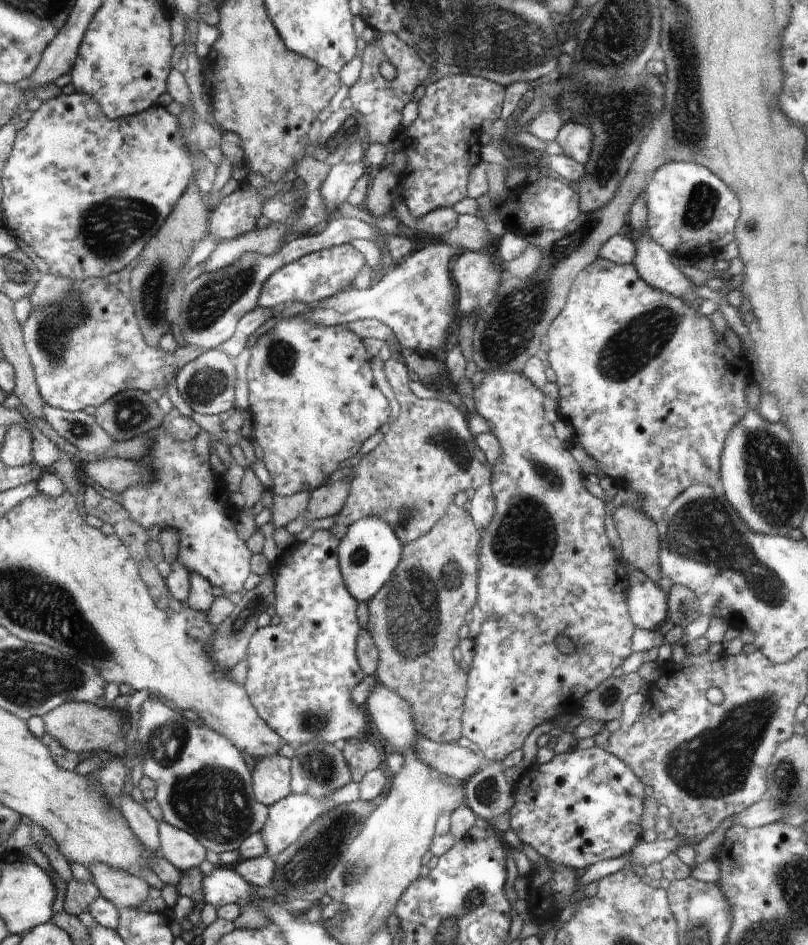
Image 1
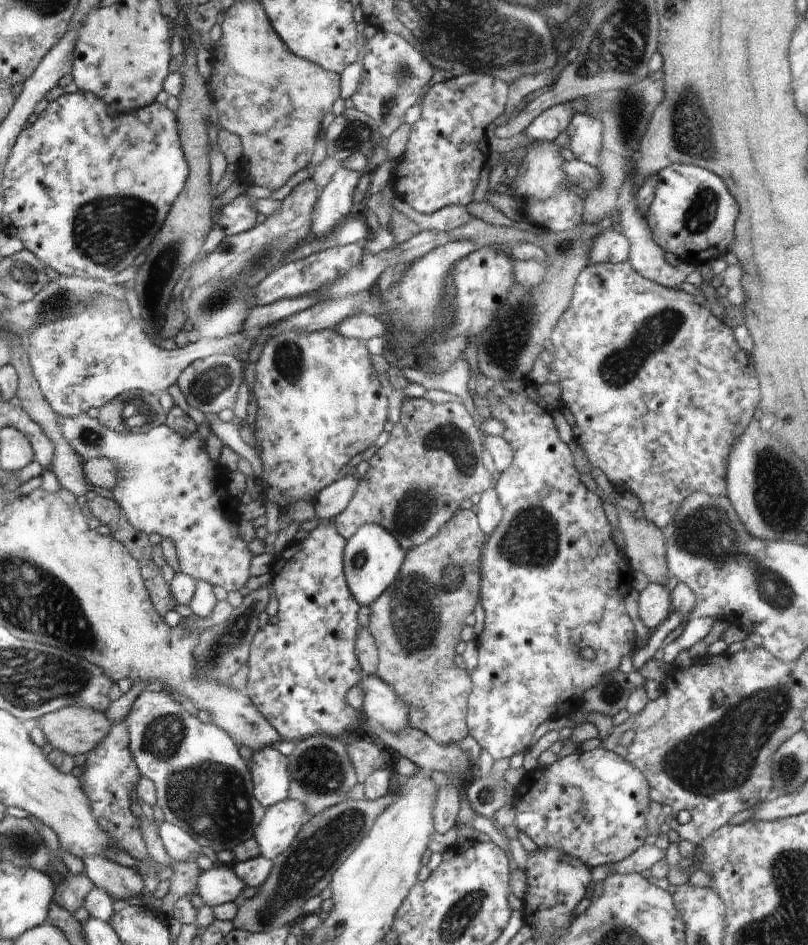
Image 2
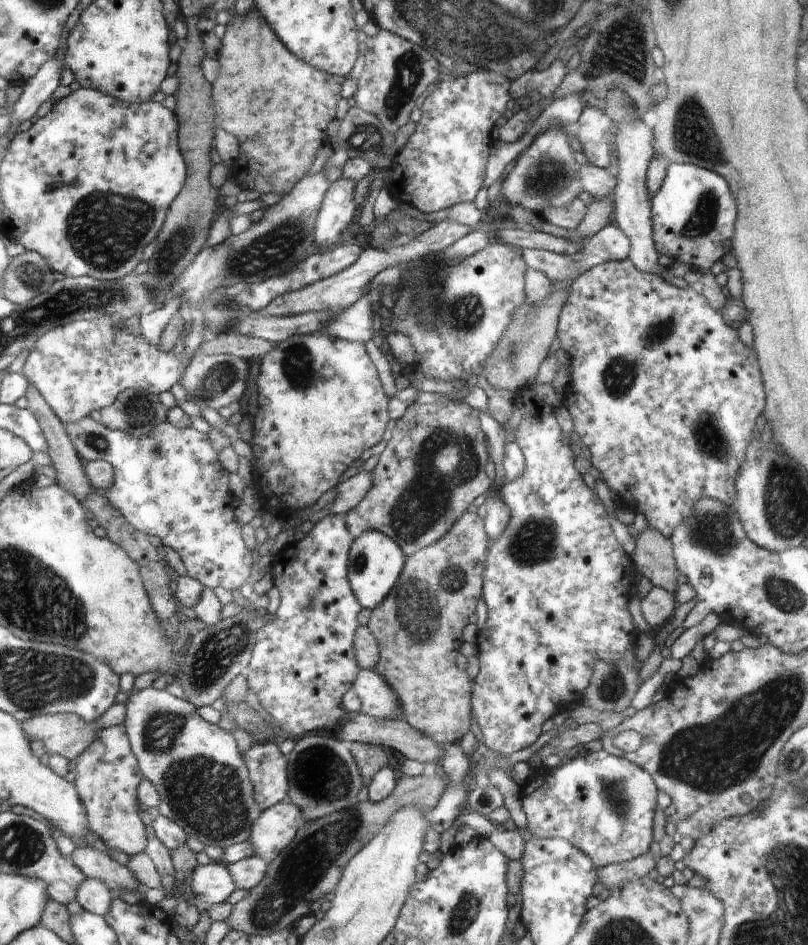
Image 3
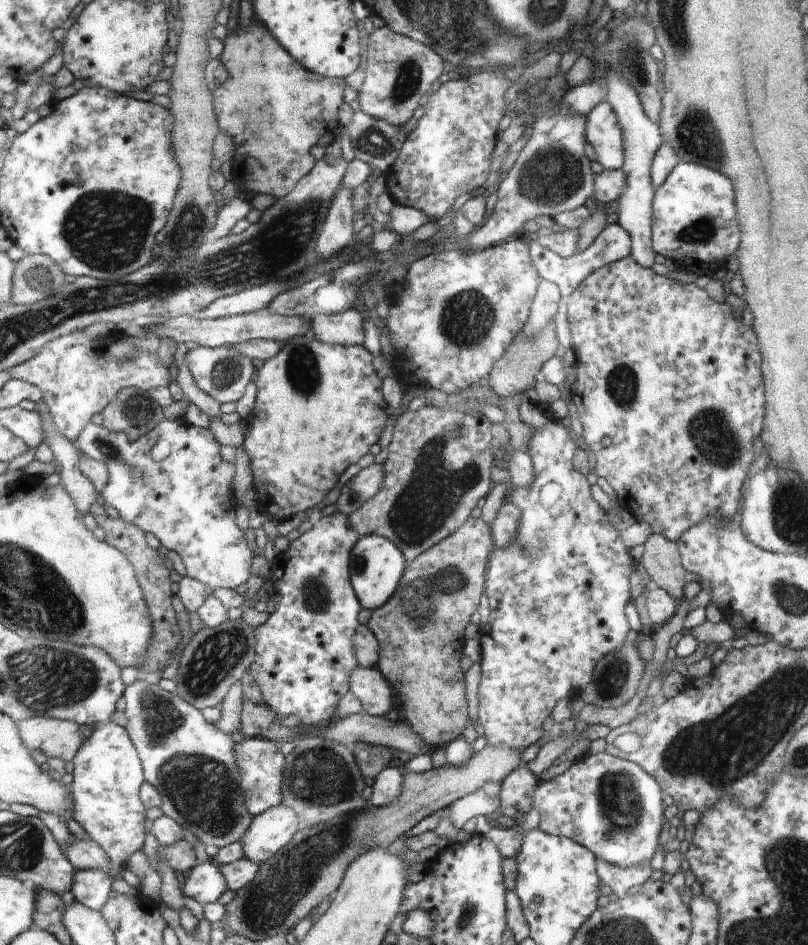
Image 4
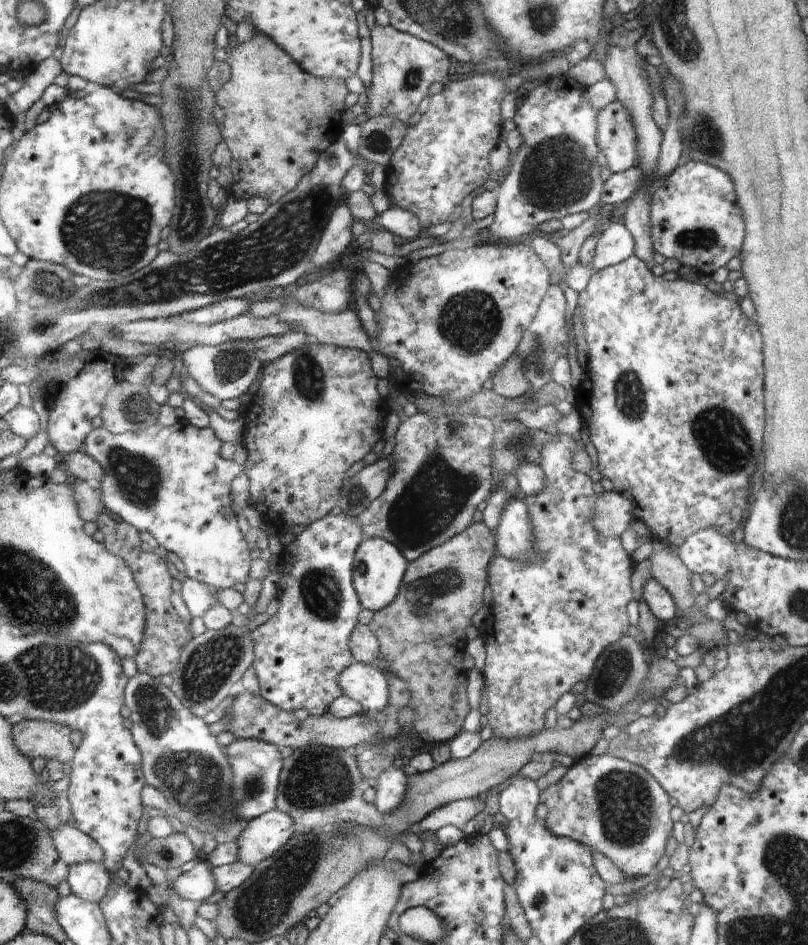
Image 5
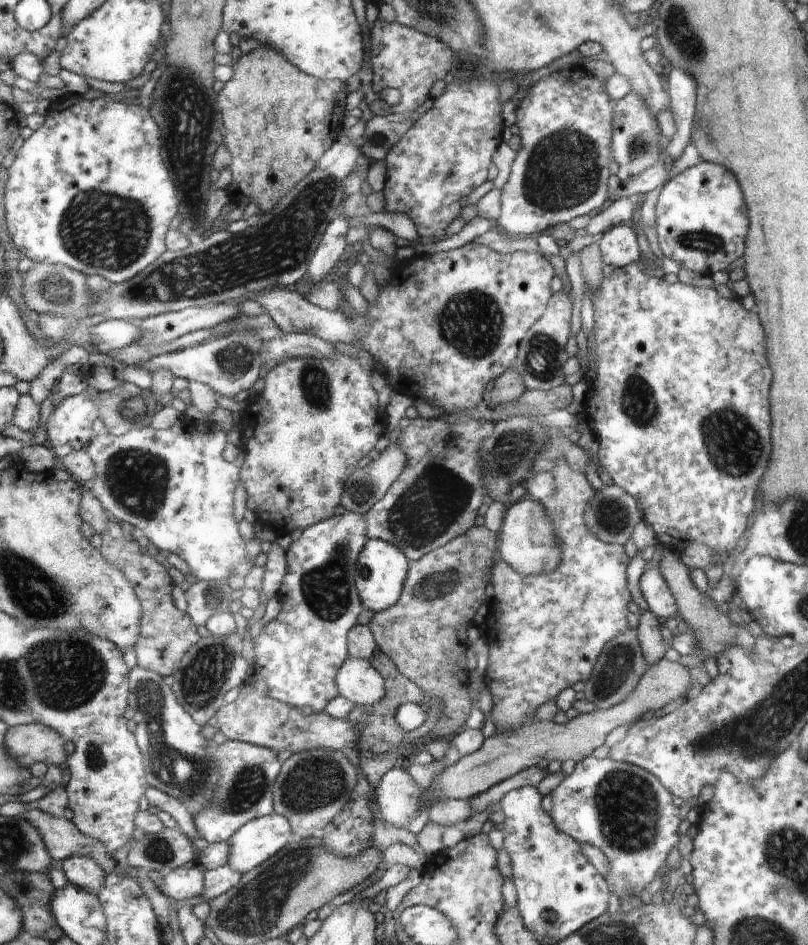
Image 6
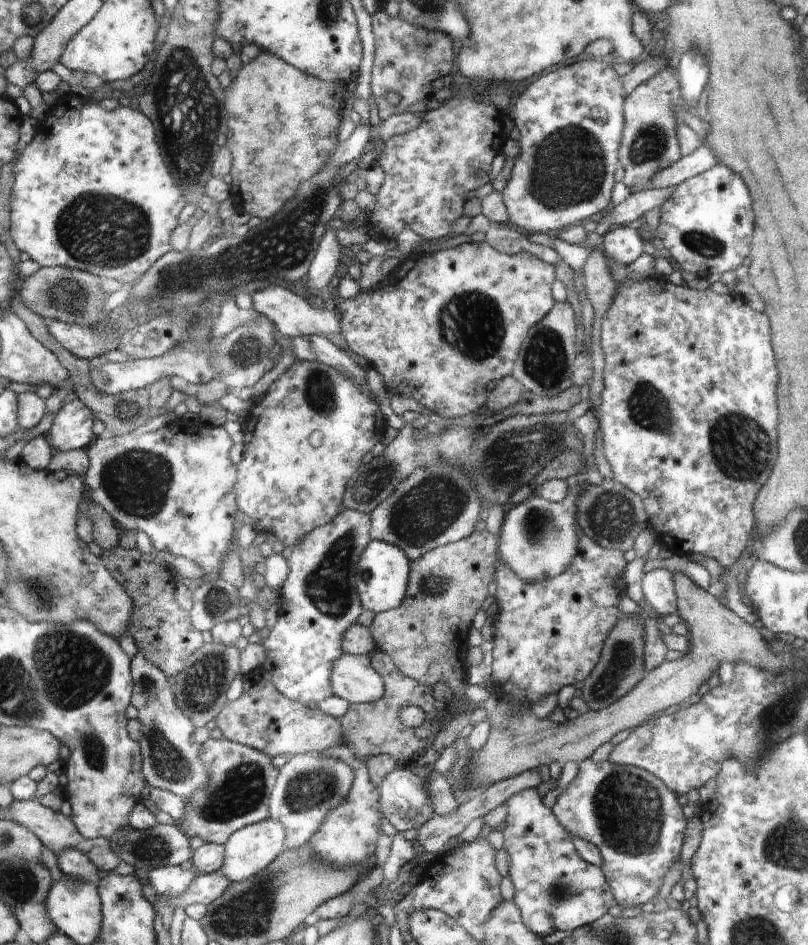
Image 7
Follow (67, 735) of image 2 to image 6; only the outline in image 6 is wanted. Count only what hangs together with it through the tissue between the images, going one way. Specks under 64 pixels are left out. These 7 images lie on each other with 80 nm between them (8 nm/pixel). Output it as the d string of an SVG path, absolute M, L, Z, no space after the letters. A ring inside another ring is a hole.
M40 723L9 727L4 738L6 754L26 770L36 762L65 766L65 743L61 733Z

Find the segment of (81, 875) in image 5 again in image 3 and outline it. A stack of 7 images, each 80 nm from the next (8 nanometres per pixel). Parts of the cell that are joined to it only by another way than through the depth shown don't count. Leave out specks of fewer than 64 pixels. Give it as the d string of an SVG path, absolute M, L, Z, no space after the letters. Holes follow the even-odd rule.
M84 877L78 885L75 899L84 910L105 916L105 912L111 907L114 897L103 880Z

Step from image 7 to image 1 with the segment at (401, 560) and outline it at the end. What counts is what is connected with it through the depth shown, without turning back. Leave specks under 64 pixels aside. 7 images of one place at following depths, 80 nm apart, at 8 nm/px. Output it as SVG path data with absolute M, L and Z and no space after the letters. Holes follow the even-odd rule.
M378 517L358 519L341 538L339 569L348 592L359 602L368 602L393 575L401 561L403 546L392 528Z

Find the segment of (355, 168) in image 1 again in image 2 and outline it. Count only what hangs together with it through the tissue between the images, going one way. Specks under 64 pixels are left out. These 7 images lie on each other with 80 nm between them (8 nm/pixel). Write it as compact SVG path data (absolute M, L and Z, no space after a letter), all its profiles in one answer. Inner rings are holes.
M341 167L320 191L311 220L312 237L327 237L346 216L351 215L353 196L361 174Z

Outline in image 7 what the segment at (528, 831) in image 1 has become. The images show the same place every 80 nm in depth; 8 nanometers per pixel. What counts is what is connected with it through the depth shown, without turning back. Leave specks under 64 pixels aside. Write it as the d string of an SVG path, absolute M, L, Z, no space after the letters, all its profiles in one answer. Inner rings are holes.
M591 758L583 760L579 764L579 769L576 777L566 787L566 790L562 792L557 798L553 808L551 808L554 816L558 819L558 822L570 833L572 836L576 835L589 843L594 844L596 848L599 848L600 854L603 857L603 864L600 866L606 882L610 885L615 902L622 908L630 906L642 906L648 900L657 897L658 891L664 882L664 876L668 874L668 871L678 860L681 858L681 850L685 841L685 828L687 825L687 819L684 817L682 811L683 806L678 803L676 794L674 794L657 776L654 776L651 772L640 767L633 767L632 765L617 765L611 763L609 760L601 763L595 763Z

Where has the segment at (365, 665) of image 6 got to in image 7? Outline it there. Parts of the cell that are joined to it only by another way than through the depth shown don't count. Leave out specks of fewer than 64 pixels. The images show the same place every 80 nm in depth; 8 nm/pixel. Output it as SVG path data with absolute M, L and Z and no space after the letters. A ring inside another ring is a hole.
M342 653L331 668L331 691L349 703L371 703L384 694L382 677L372 668L370 655Z

